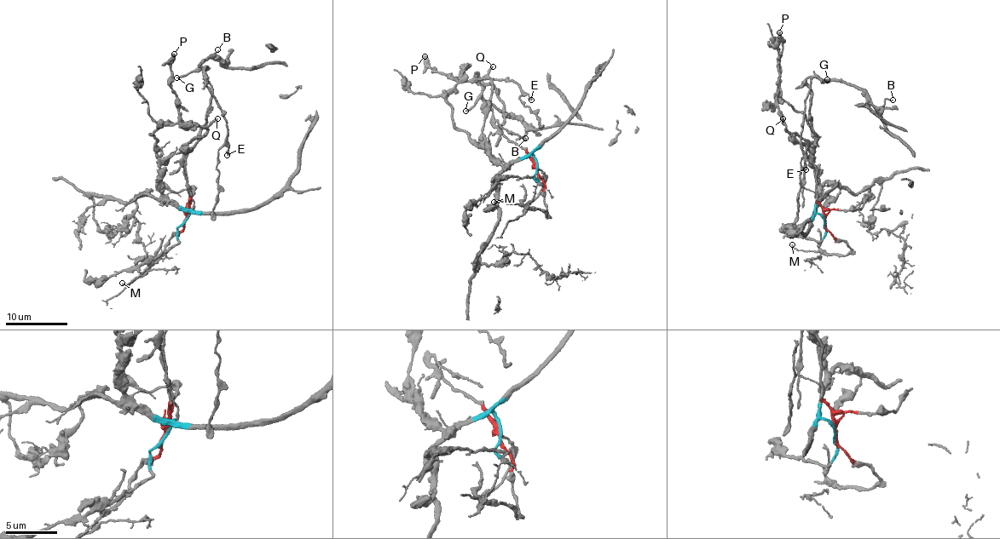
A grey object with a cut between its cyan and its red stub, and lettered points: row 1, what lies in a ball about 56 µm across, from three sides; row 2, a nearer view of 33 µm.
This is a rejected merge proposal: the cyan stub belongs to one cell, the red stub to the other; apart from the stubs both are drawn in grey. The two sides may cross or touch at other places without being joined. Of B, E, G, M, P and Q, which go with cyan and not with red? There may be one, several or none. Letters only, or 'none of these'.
none of these

